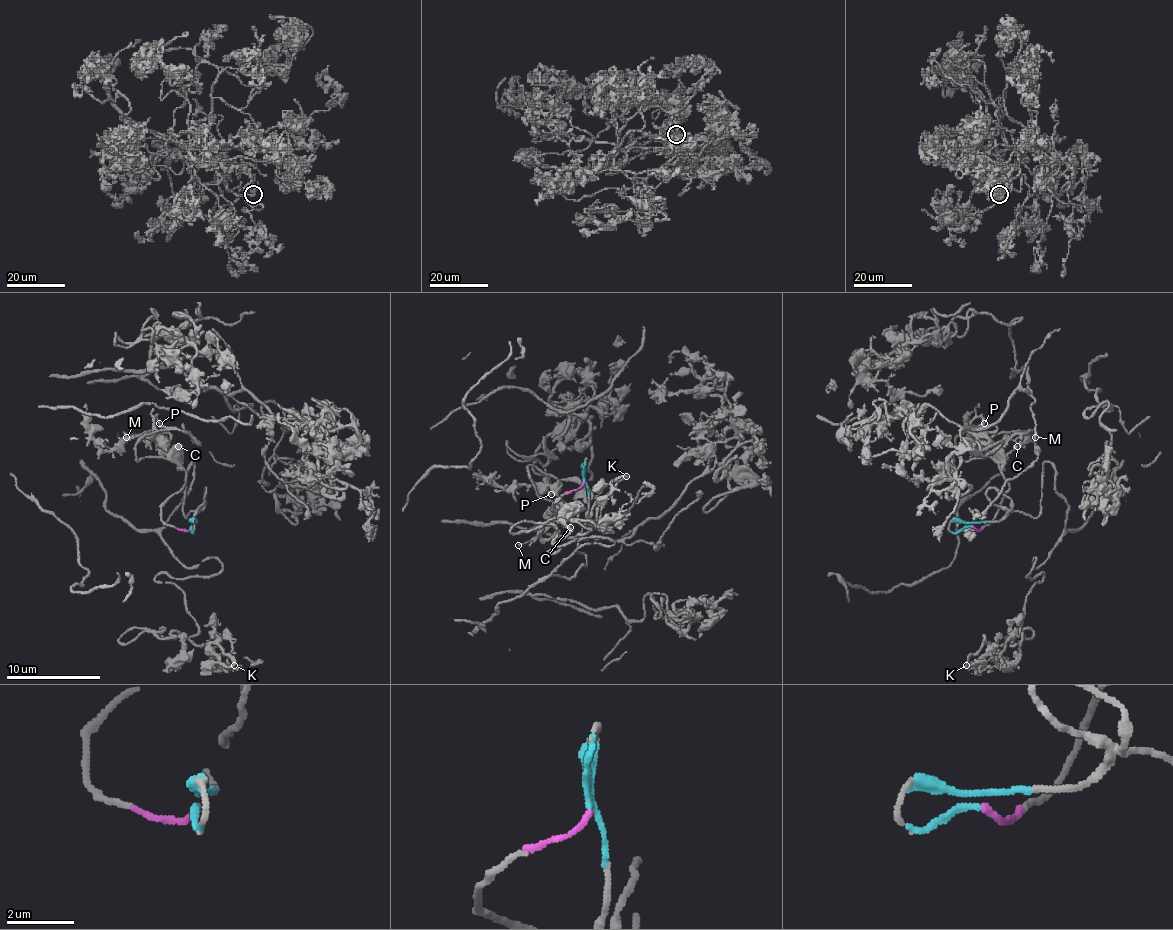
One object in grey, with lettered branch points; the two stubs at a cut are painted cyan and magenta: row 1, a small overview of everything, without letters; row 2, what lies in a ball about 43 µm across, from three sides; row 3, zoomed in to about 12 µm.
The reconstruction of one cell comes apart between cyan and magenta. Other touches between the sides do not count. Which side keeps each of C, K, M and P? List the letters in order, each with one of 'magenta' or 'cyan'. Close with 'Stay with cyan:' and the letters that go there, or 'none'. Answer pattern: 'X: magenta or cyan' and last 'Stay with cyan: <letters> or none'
C: magenta
K: cyan
M: magenta
P: magenta
Stay with cyan: K

